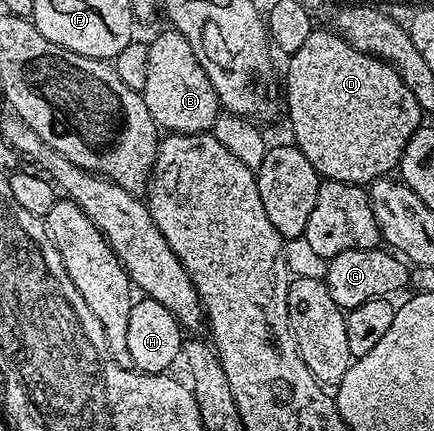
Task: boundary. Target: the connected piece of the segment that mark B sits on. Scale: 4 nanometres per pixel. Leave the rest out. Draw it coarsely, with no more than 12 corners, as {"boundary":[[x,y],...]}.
{"boundary":[[190,42],[148,44],[146,110],[168,134],[207,132],[222,109]]}

